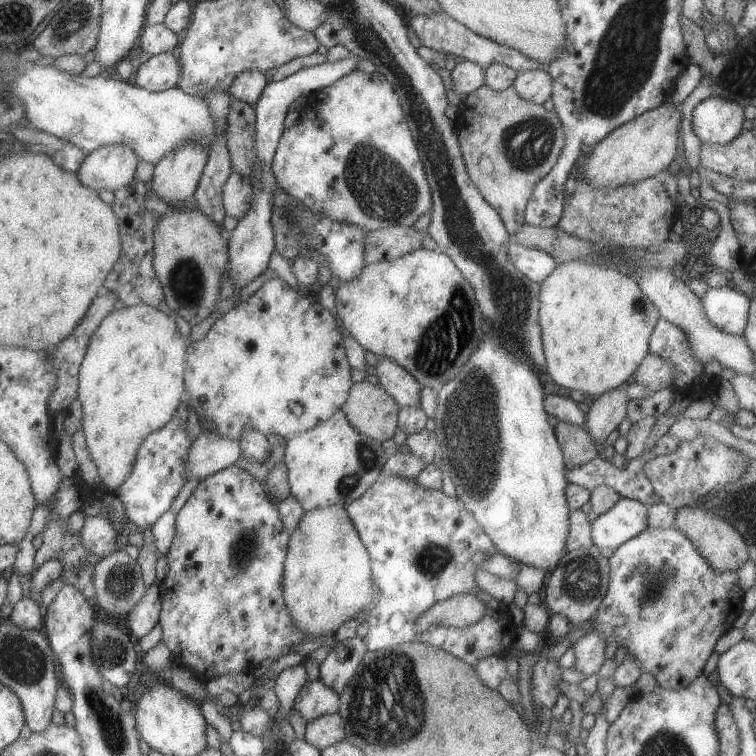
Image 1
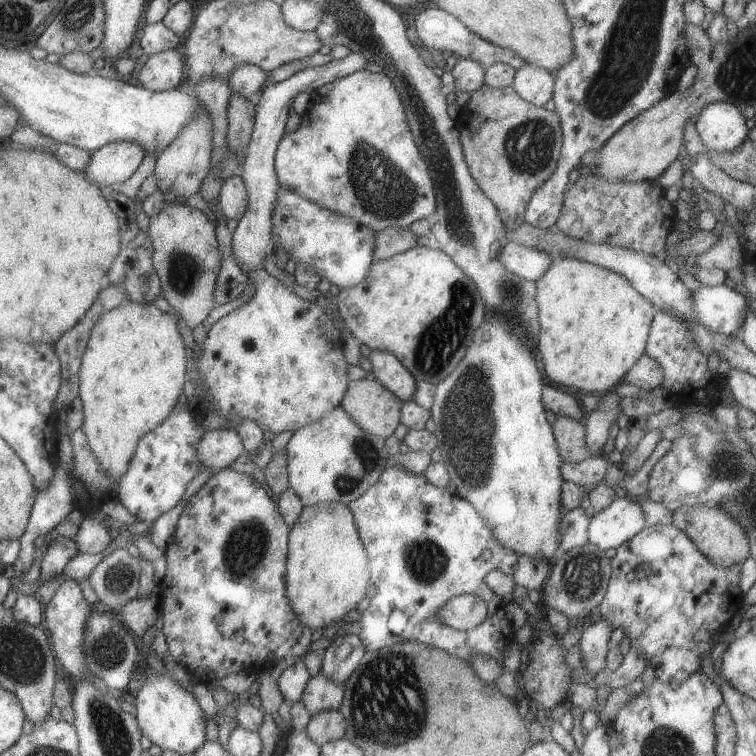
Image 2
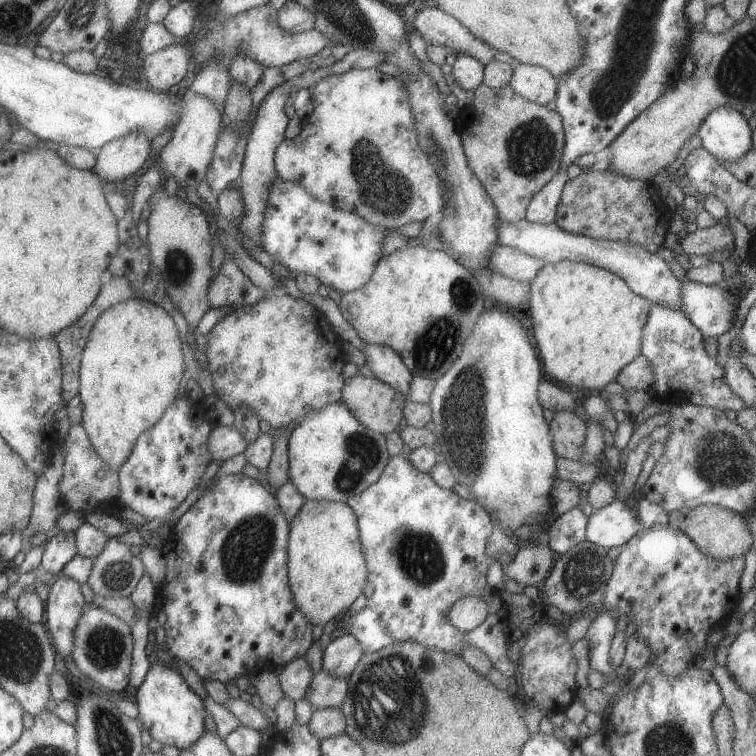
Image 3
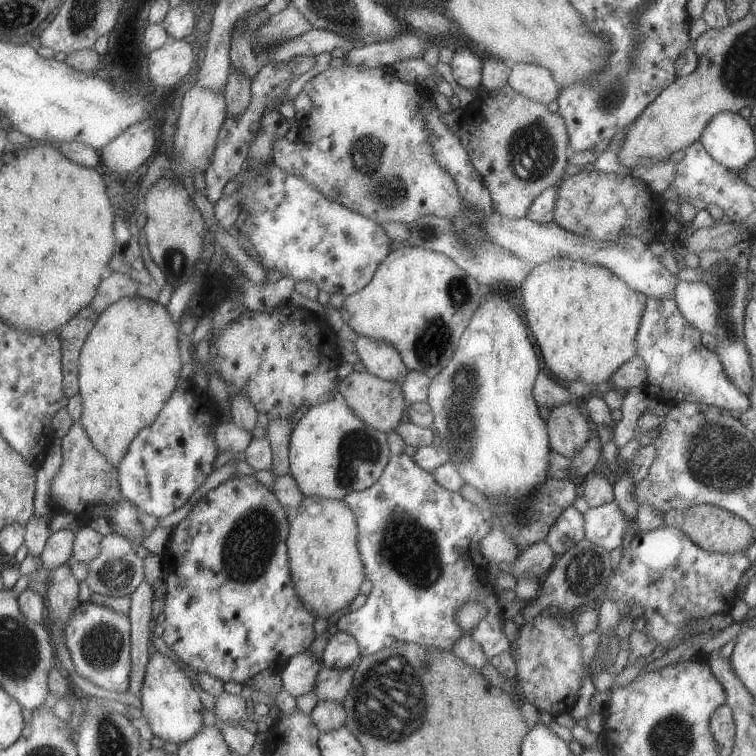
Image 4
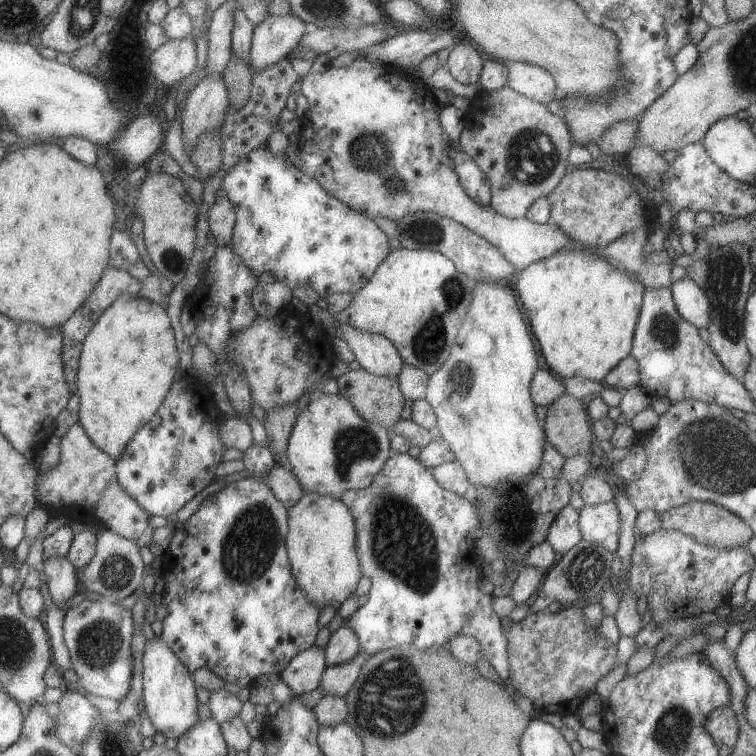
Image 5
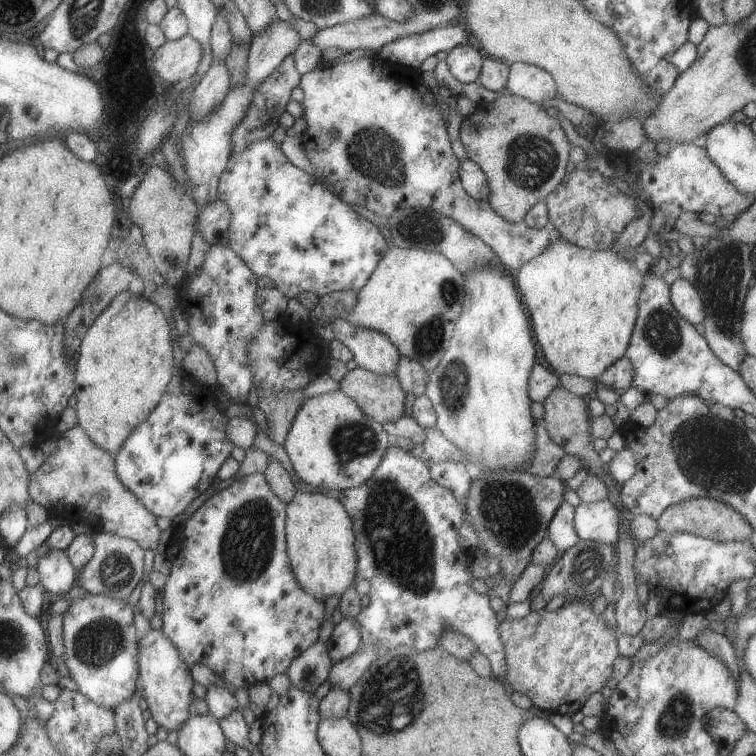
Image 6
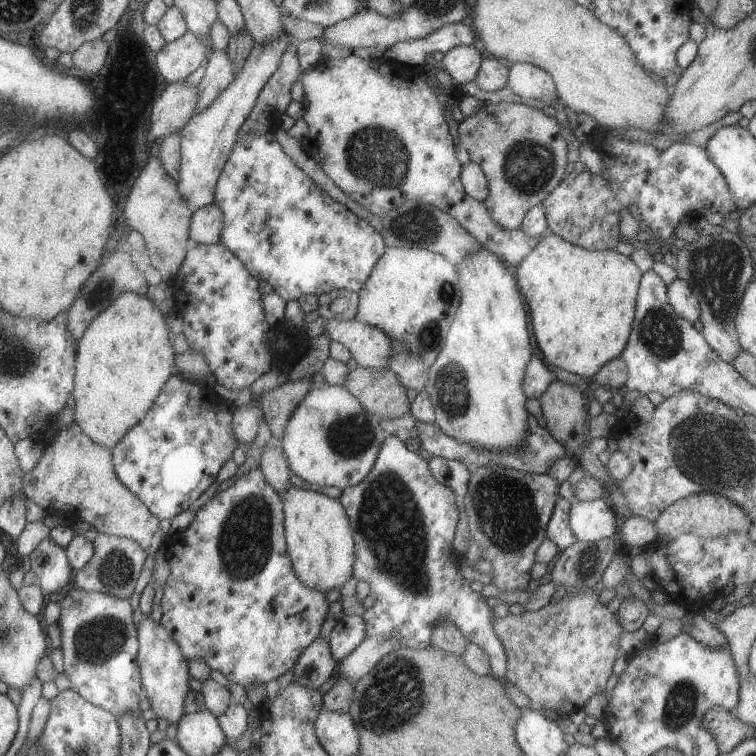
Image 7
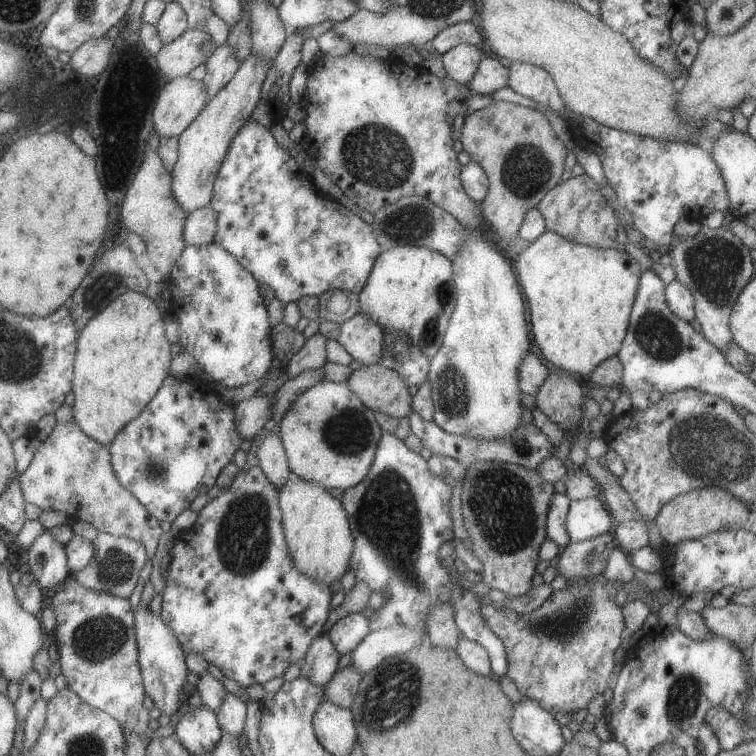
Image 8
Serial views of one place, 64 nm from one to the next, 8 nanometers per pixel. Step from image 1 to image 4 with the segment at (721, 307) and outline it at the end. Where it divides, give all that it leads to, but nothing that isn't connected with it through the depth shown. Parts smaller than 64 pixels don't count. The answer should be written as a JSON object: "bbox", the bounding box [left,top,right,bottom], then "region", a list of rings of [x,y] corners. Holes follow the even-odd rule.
{"bbox":[674,280,718,334],"region":[[[677,280],[674,302],[683,319],[699,333],[712,334],[717,327],[718,303],[714,291],[701,281]]]}

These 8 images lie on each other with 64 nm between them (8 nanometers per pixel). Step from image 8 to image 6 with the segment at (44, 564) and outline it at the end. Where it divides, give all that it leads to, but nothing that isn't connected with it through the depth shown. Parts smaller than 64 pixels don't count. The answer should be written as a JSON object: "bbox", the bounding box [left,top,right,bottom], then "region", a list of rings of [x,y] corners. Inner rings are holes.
{"bbox":[36,543,77,594],"region":[[[43,543],[36,548],[39,585],[46,594],[65,594],[76,585],[77,572],[68,562],[67,556],[61,550],[51,549]]]}

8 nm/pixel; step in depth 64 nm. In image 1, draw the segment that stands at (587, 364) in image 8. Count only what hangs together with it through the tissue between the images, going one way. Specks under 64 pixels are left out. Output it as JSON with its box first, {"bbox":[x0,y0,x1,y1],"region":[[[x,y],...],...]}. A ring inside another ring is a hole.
{"bbox":[538,260,659,398],"region":[[[572,260],[571,262],[563,262],[553,268],[553,272],[541,280],[539,283],[539,302],[540,307],[538,310],[538,320],[540,326],[540,338],[542,342],[543,354],[545,358],[545,372],[549,375],[549,378],[561,386],[561,388],[567,388],[571,391],[579,391],[584,396],[591,398],[598,397],[604,392],[622,388],[631,382],[637,366],[647,353],[649,353],[649,337],[653,327],[657,320],[659,320],[659,313],[657,307],[640,291],[639,286],[634,279],[613,270],[613,268],[605,268],[605,266],[597,266],[597,264],[587,264],[587,262],[579,262],[579,260]]]}

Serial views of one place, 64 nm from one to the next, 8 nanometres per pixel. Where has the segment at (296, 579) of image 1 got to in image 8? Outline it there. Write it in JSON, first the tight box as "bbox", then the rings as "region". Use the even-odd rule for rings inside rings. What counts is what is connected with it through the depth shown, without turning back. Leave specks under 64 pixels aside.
{"bbox":[278,475,352,585],"region":[[[291,475],[278,490],[278,508],[282,517],[284,538],[290,558],[295,569],[312,580],[329,585],[334,580],[340,580],[348,568],[352,552],[352,537],[349,529],[348,515],[339,500],[329,495],[327,489],[312,481],[305,481],[296,475]]]}

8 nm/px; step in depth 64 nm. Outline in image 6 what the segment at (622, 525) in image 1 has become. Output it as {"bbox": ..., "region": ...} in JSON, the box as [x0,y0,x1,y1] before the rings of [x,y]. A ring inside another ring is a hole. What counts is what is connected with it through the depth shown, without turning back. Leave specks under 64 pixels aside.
{"bbox":[574,499,621,545],"region":[[[608,499],[579,503],[574,507],[574,534],[583,541],[615,545],[619,536],[621,513]]]}

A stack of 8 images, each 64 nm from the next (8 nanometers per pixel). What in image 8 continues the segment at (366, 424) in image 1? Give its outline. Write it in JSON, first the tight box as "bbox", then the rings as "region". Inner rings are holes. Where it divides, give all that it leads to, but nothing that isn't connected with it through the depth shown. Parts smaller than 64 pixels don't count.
{"bbox":[346,364,412,417],"region":[[[383,364],[362,365],[350,373],[346,384],[361,403],[373,412],[380,411],[389,417],[407,417],[411,412],[412,397],[404,380]]]}

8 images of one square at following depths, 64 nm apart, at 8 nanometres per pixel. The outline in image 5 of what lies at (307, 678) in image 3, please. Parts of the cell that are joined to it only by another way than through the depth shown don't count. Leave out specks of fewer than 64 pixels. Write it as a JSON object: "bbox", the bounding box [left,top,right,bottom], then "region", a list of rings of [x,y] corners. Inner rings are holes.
{"bbox":[279,645,326,695],"region":[[[312,645],[297,654],[279,676],[293,695],[305,695],[319,687],[326,667],[324,648]]]}

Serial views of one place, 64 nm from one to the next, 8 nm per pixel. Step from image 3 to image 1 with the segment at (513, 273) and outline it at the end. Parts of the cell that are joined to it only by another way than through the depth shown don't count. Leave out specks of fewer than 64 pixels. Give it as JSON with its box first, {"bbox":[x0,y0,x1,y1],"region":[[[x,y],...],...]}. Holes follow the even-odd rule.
{"bbox":[507,242,557,283],"region":[[[513,242],[507,246],[507,260],[529,280],[540,283],[545,280],[557,266],[552,256],[542,250],[525,248]]]}

